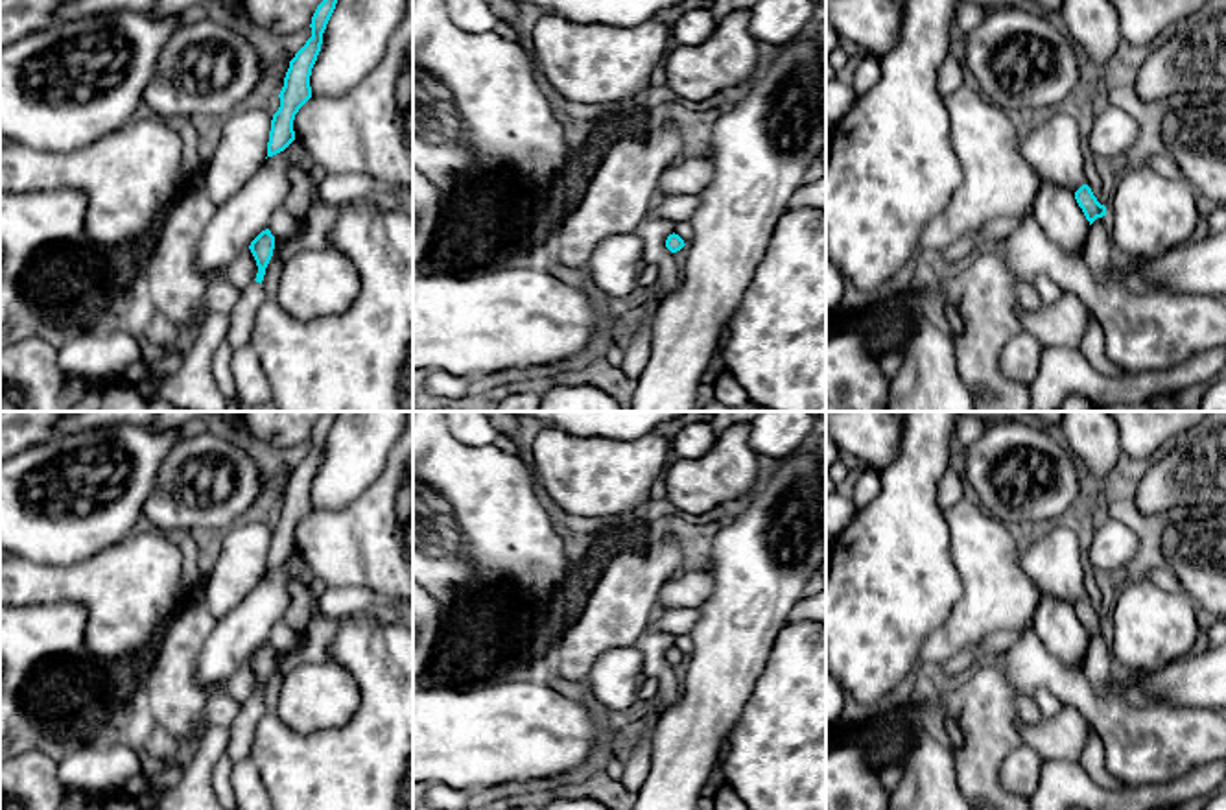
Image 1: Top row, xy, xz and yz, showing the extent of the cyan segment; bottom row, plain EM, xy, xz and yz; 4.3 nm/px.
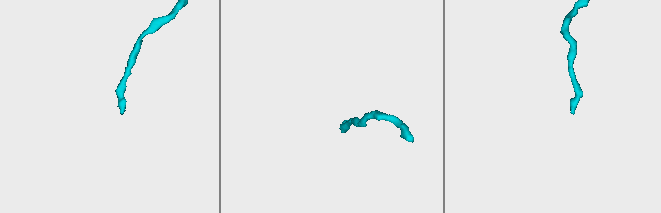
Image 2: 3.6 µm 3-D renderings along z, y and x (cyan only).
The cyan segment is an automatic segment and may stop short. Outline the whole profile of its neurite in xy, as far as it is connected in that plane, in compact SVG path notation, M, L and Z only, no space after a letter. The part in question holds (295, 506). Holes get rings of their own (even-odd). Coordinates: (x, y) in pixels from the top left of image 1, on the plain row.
M324 411L312 430L312 450L289 474L284 500L278 507L280 520L273 528L267 570L284 565L293 554L293 533L299 522L312 511L310 489L323 458L323 447L336 423L337 411Z

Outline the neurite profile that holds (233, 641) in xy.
M286 563L262 574L251 592L208 635L197 657L195 679L210 696L265 642L289 605Z

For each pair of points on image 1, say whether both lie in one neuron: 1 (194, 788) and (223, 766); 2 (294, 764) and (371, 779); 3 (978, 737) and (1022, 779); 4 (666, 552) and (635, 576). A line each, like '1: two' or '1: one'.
1: two
2: one
3: two
4: one

